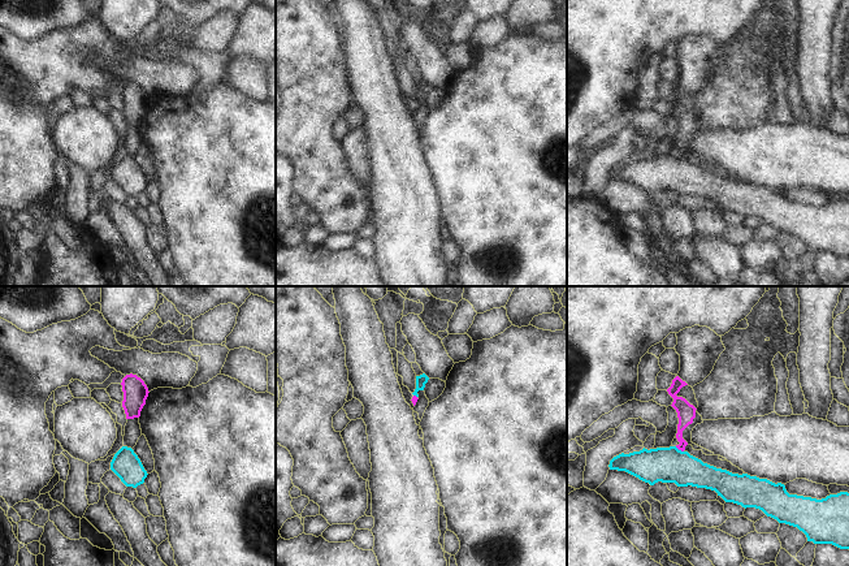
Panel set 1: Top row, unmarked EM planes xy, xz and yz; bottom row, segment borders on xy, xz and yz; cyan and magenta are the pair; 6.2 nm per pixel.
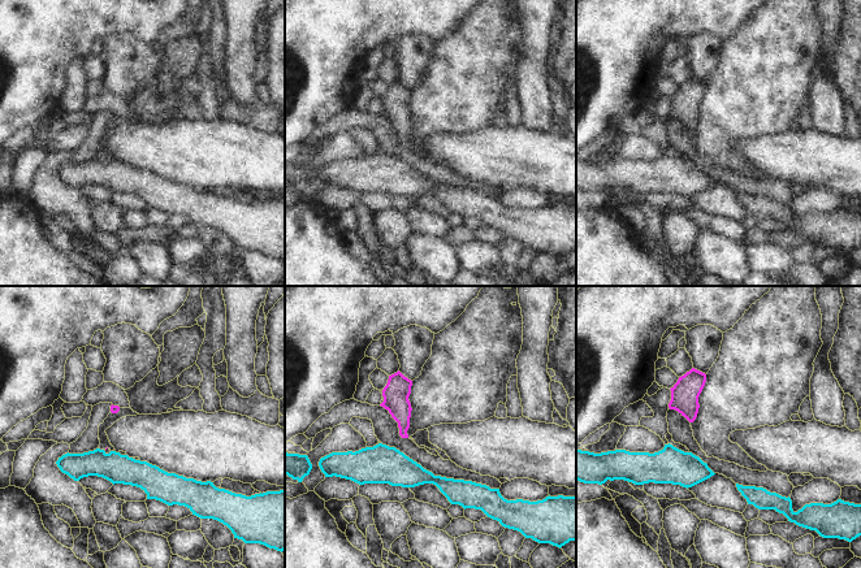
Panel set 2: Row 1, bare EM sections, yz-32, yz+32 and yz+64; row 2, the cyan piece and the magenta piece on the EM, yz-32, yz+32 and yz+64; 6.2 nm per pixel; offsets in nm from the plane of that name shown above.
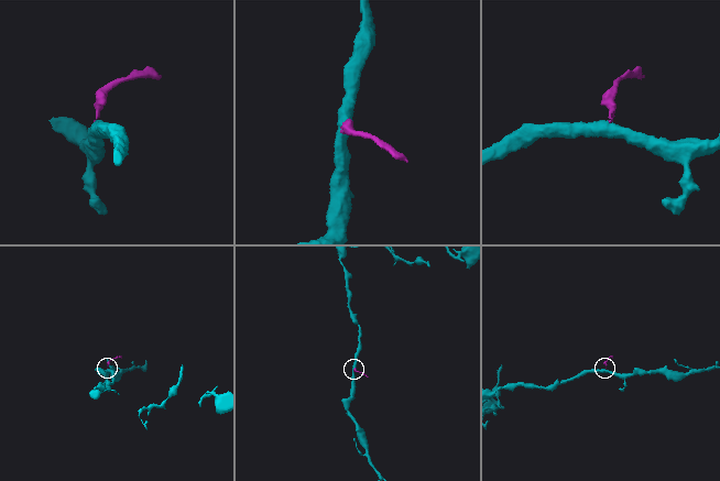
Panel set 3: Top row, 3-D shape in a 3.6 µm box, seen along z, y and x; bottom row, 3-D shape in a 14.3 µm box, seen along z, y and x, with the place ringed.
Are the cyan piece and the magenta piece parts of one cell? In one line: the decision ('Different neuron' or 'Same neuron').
Different neuron.

